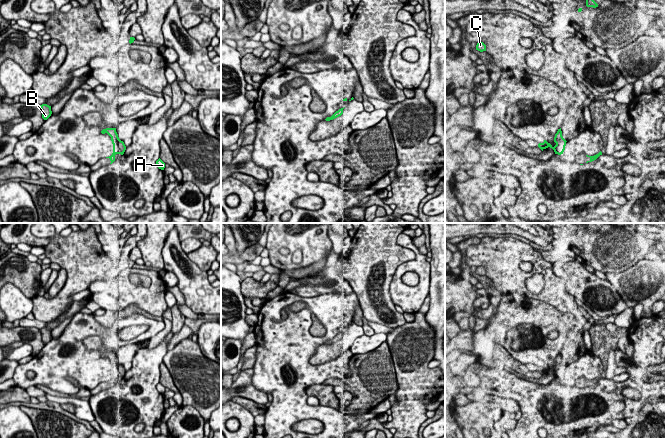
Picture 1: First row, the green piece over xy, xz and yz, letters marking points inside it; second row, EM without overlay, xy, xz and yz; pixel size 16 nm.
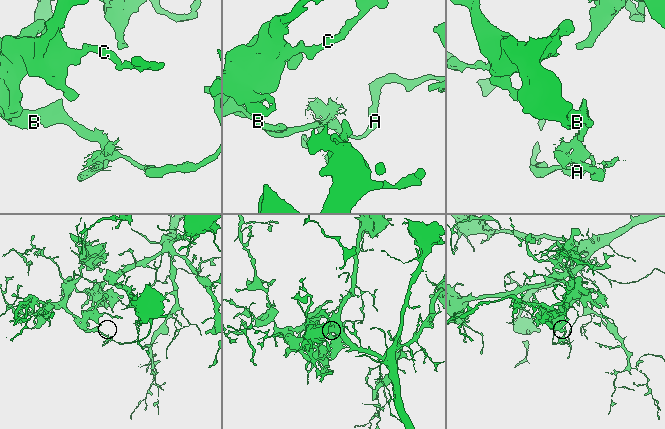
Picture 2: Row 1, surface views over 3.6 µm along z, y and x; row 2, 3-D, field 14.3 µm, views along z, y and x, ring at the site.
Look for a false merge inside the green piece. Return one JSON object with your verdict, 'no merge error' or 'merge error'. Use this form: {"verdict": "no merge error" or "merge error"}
{"verdict": "no merge error"}

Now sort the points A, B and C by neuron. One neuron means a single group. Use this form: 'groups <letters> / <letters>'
groups A B C

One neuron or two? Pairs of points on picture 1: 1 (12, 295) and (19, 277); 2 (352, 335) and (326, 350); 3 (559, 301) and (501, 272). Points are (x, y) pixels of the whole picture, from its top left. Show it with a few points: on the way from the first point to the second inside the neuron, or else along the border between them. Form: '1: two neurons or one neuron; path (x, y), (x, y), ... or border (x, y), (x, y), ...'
1: two neurons; border (10, 282), (31, 299)
2: one neuron; path (346, 341), (335, 350), (332, 350)
3: one neuron; path (545, 296), (529, 295), (515, 282)

